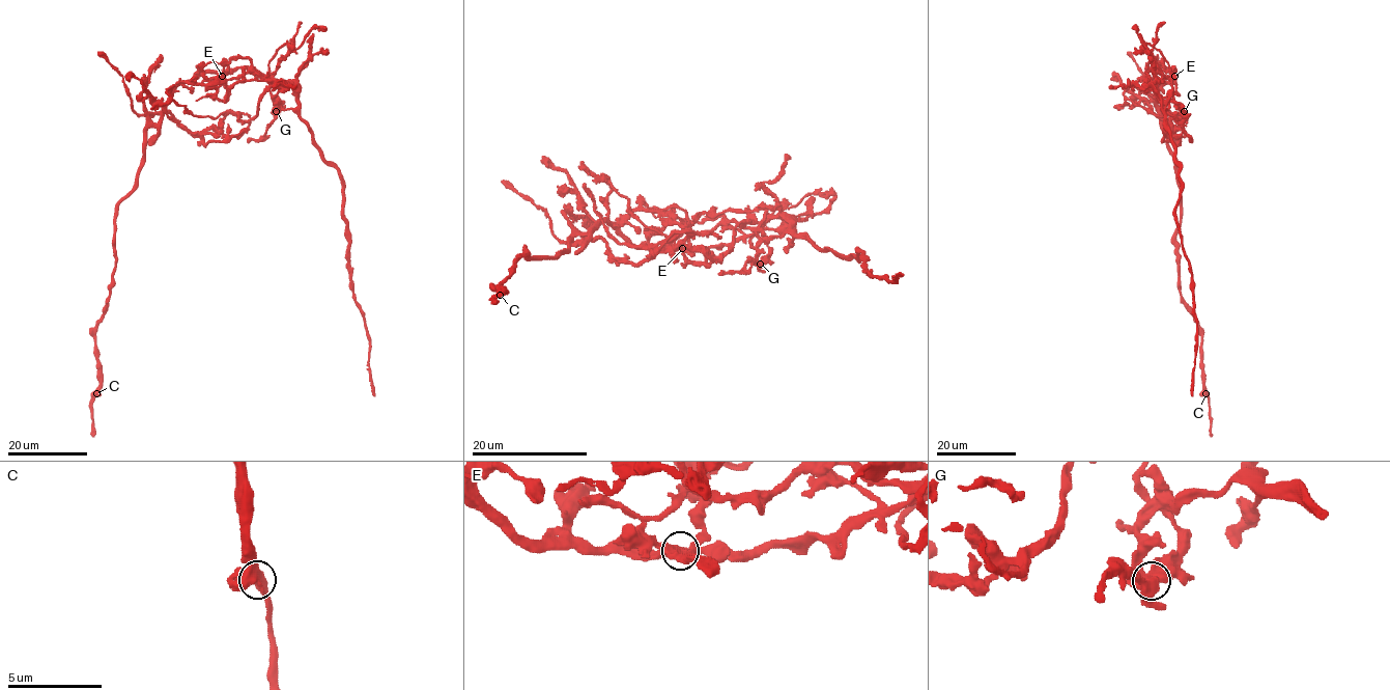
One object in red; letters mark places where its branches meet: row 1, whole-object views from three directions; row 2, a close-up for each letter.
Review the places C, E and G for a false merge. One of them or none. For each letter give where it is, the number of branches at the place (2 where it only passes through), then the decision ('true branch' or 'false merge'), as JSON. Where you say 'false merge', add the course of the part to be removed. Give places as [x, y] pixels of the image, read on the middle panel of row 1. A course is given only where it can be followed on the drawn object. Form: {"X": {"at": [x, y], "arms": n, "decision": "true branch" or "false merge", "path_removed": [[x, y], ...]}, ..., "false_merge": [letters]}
{"C": {"at": [500, 295], "arms": 3, "decision": "true branch"}, "E": {"at": [682, 248], "arms": 4, "decision": "true branch"}, "G": {"at": [760, 264], "arms": 4, "decision": "false merge", "path_removed": [[761, 263], [758, 246], [787, 232], [838, 254], [856, 257], [858, 250], [871, 276], [895, 282], [903, 275]]}, "false_merge": ["G"]}

